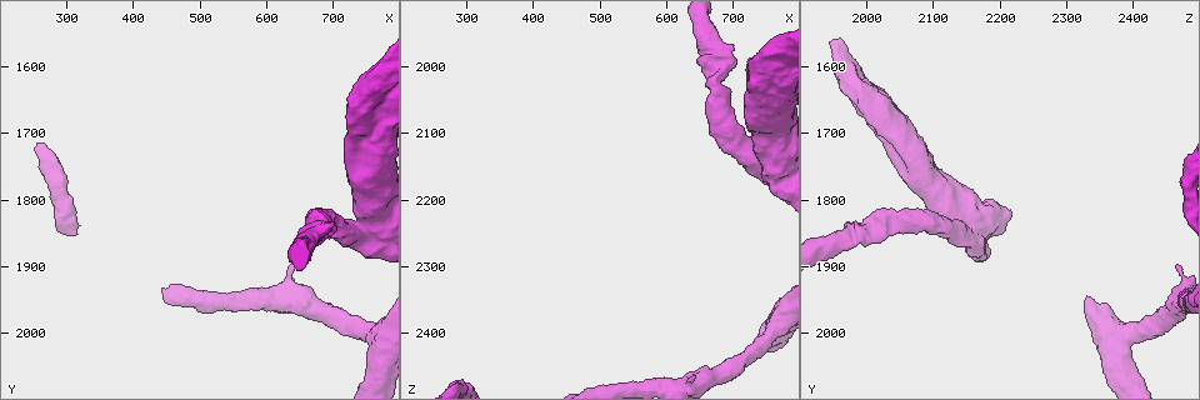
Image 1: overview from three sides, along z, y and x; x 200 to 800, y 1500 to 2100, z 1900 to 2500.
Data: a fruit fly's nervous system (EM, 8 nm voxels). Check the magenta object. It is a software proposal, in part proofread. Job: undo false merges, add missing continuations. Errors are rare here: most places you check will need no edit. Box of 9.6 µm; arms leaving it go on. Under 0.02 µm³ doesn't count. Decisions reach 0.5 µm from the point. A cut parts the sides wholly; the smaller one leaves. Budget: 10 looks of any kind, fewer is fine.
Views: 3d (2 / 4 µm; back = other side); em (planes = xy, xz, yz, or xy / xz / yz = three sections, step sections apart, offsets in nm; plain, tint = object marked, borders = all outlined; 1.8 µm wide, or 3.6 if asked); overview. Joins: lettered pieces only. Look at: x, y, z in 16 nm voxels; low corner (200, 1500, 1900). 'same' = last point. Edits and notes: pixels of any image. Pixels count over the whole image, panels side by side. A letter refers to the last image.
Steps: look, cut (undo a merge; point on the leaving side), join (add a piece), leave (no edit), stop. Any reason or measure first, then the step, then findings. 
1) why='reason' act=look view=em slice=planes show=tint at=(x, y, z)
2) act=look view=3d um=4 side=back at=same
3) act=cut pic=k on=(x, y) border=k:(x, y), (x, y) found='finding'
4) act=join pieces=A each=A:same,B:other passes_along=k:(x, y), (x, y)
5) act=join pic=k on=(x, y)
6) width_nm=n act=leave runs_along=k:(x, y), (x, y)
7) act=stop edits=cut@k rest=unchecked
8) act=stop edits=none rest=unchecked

why='side arm on a straight run' act=look view=3d um=4 at=(765, 2005, 2385)

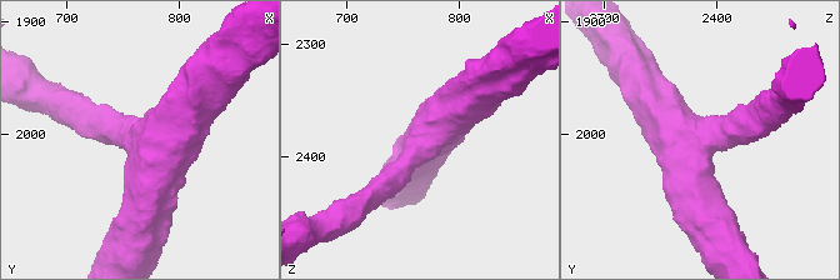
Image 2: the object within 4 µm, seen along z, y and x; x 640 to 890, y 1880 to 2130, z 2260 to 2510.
arms=3 arm_widths_nm=320,340,650 act=look view=em slice=yz step=4 show=tint at=(768, 2004, 2386)

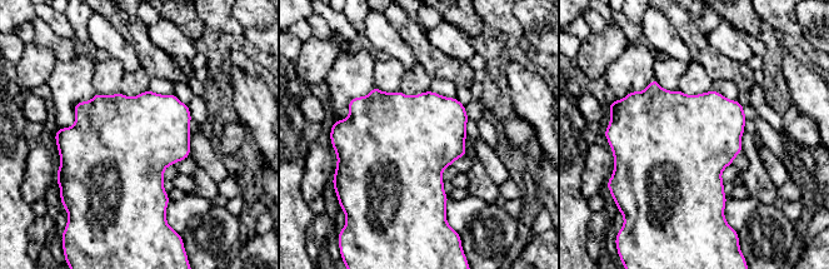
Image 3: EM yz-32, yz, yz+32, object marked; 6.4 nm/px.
why='cut it another way' act=look view=em slice=planes show=borders at=same

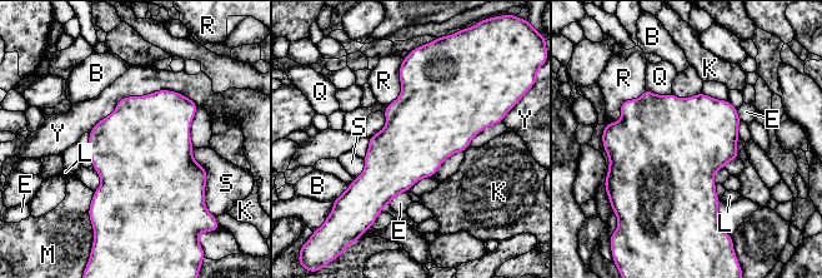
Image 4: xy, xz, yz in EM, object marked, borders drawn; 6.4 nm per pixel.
act=leave each=B:other,E:other,K:other,L:other,M:other,Q:other,R:other,S:other,Y:other border=4:(198, 105), (125, 95), (89, 133) found='continuous, no second cell'

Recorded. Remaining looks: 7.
why='an open end' act=look view=3d um=4 at=(720, 1710, 2065)

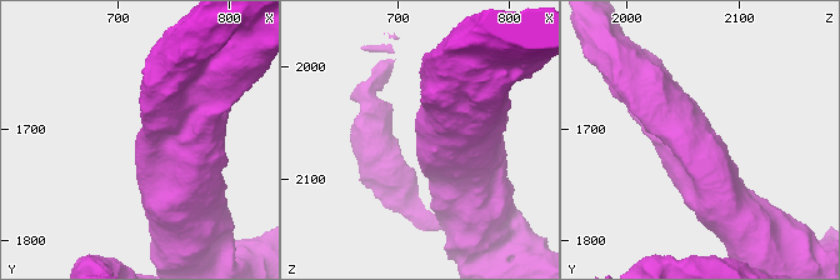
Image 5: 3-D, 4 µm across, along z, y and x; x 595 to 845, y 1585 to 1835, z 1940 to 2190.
why='now the EM' act=look view=em um=3.6 slice=planes show=borders at=(720, 1714, 2062)

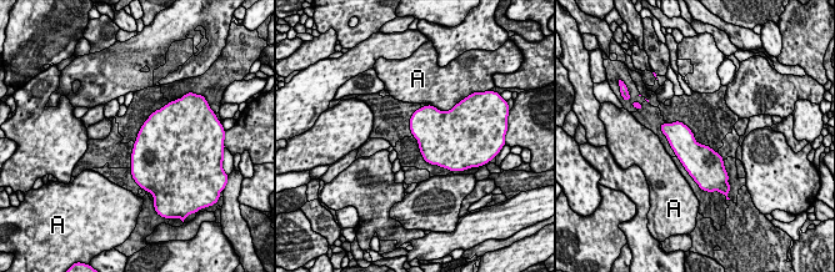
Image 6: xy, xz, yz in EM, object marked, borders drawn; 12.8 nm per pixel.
act=leave each=A:other border=6:(429, 104), (448, 111) found='no lettered piece goes on from it'

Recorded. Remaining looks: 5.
why='calibre changes' act=look view=em um=3.6 slice=yz step=8 show=tint at=(750, 1840, 2140)

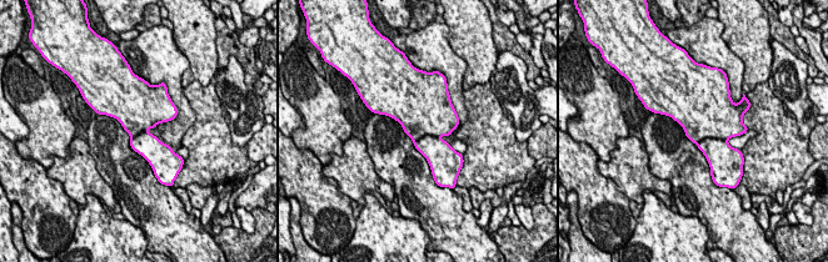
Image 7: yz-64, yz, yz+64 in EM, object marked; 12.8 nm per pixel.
act=look view=em um=3.6 slice=planes show=tint at=same

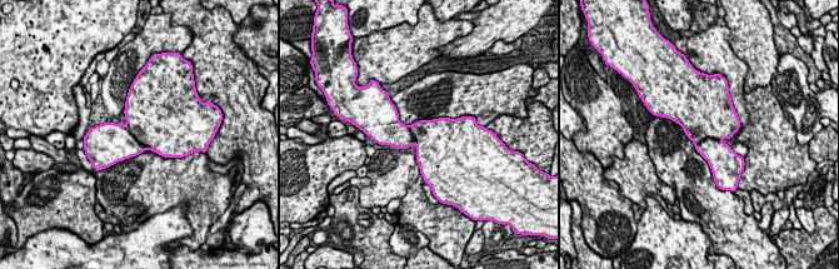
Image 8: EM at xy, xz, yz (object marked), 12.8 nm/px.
why='see the neighbours' act=look view=em um=3.6 slice=planes show=borders at=same

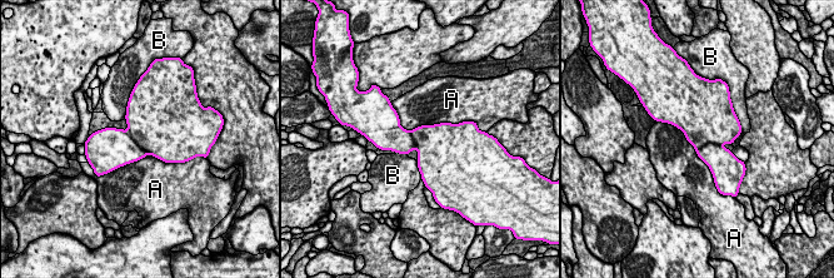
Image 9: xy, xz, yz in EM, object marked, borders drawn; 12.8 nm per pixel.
width_nm=480 act=leave each=A:other,B:other border=9:(391, 107), (406, 129), (460, 122) found='one cell here'

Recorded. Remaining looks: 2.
act=stop edits=none rest=unchecked

